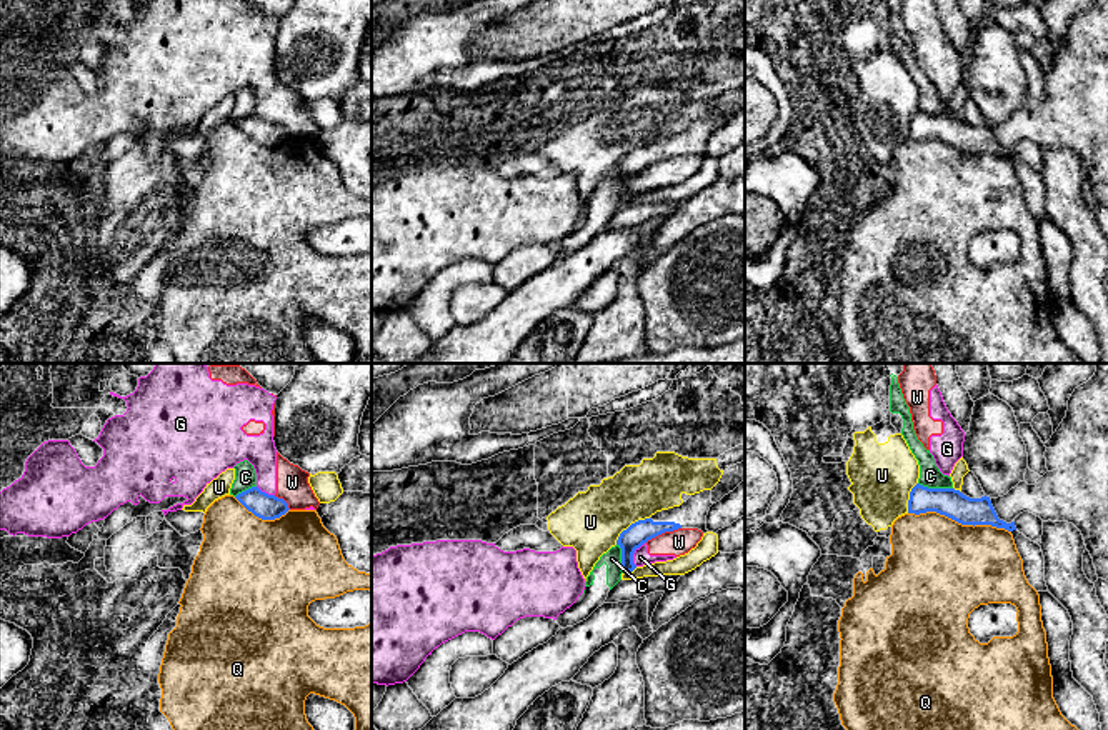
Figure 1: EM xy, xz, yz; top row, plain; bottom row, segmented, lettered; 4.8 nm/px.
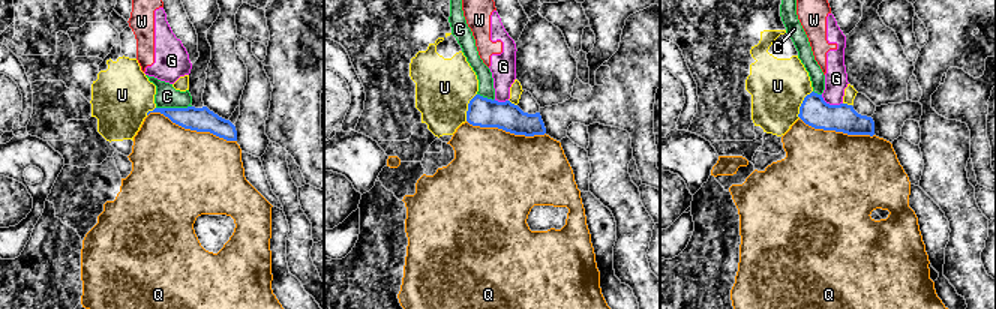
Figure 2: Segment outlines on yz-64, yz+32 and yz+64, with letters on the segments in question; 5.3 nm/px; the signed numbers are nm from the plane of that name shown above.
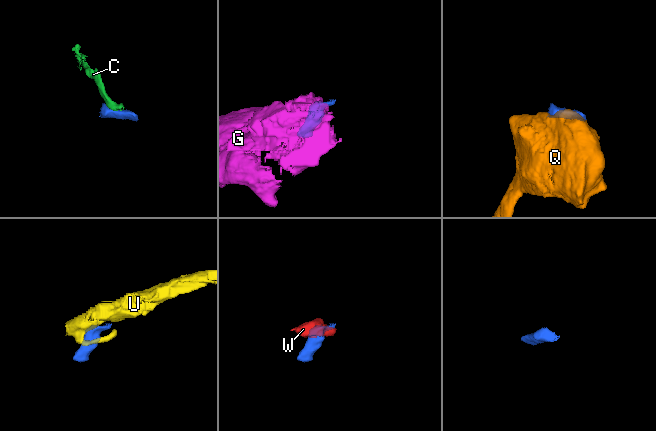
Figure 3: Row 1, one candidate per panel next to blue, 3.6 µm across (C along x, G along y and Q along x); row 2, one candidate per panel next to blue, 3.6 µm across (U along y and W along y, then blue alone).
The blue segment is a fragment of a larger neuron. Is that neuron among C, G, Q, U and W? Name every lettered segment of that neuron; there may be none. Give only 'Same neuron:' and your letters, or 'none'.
Same neuron: none

